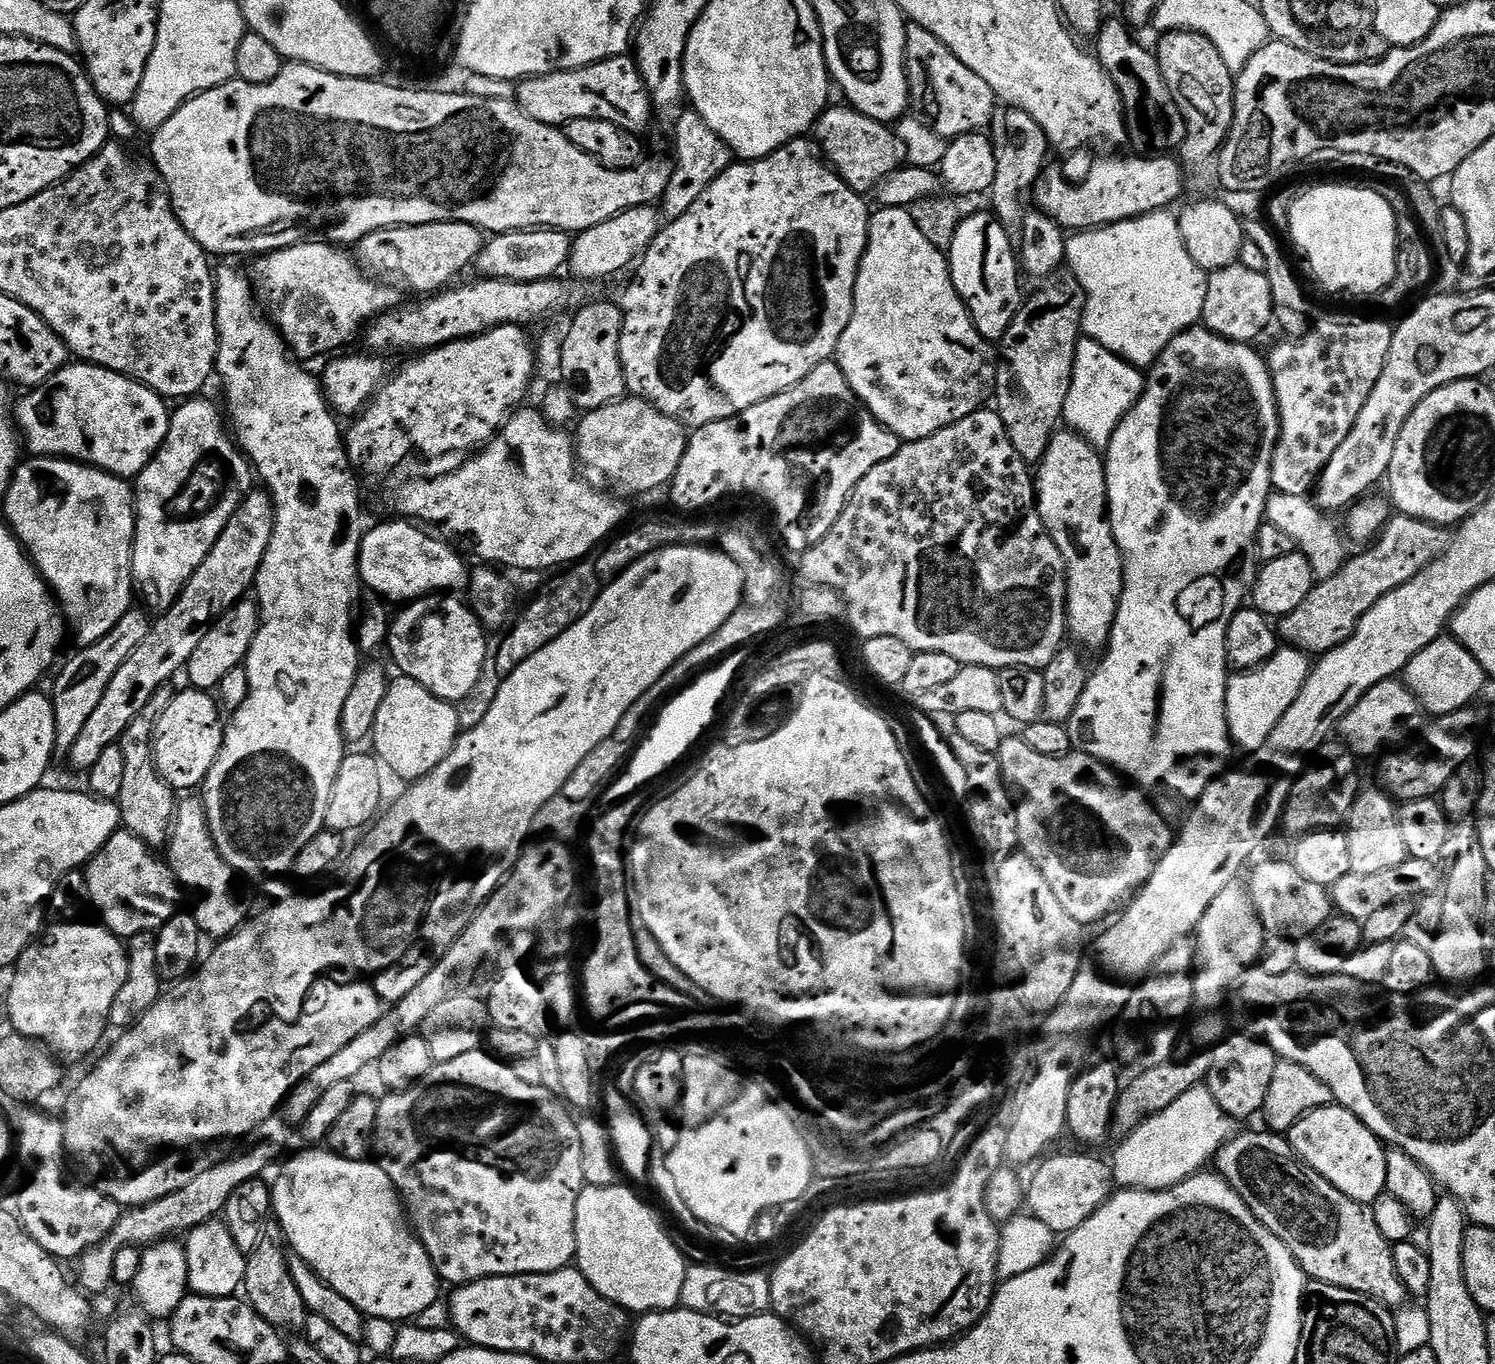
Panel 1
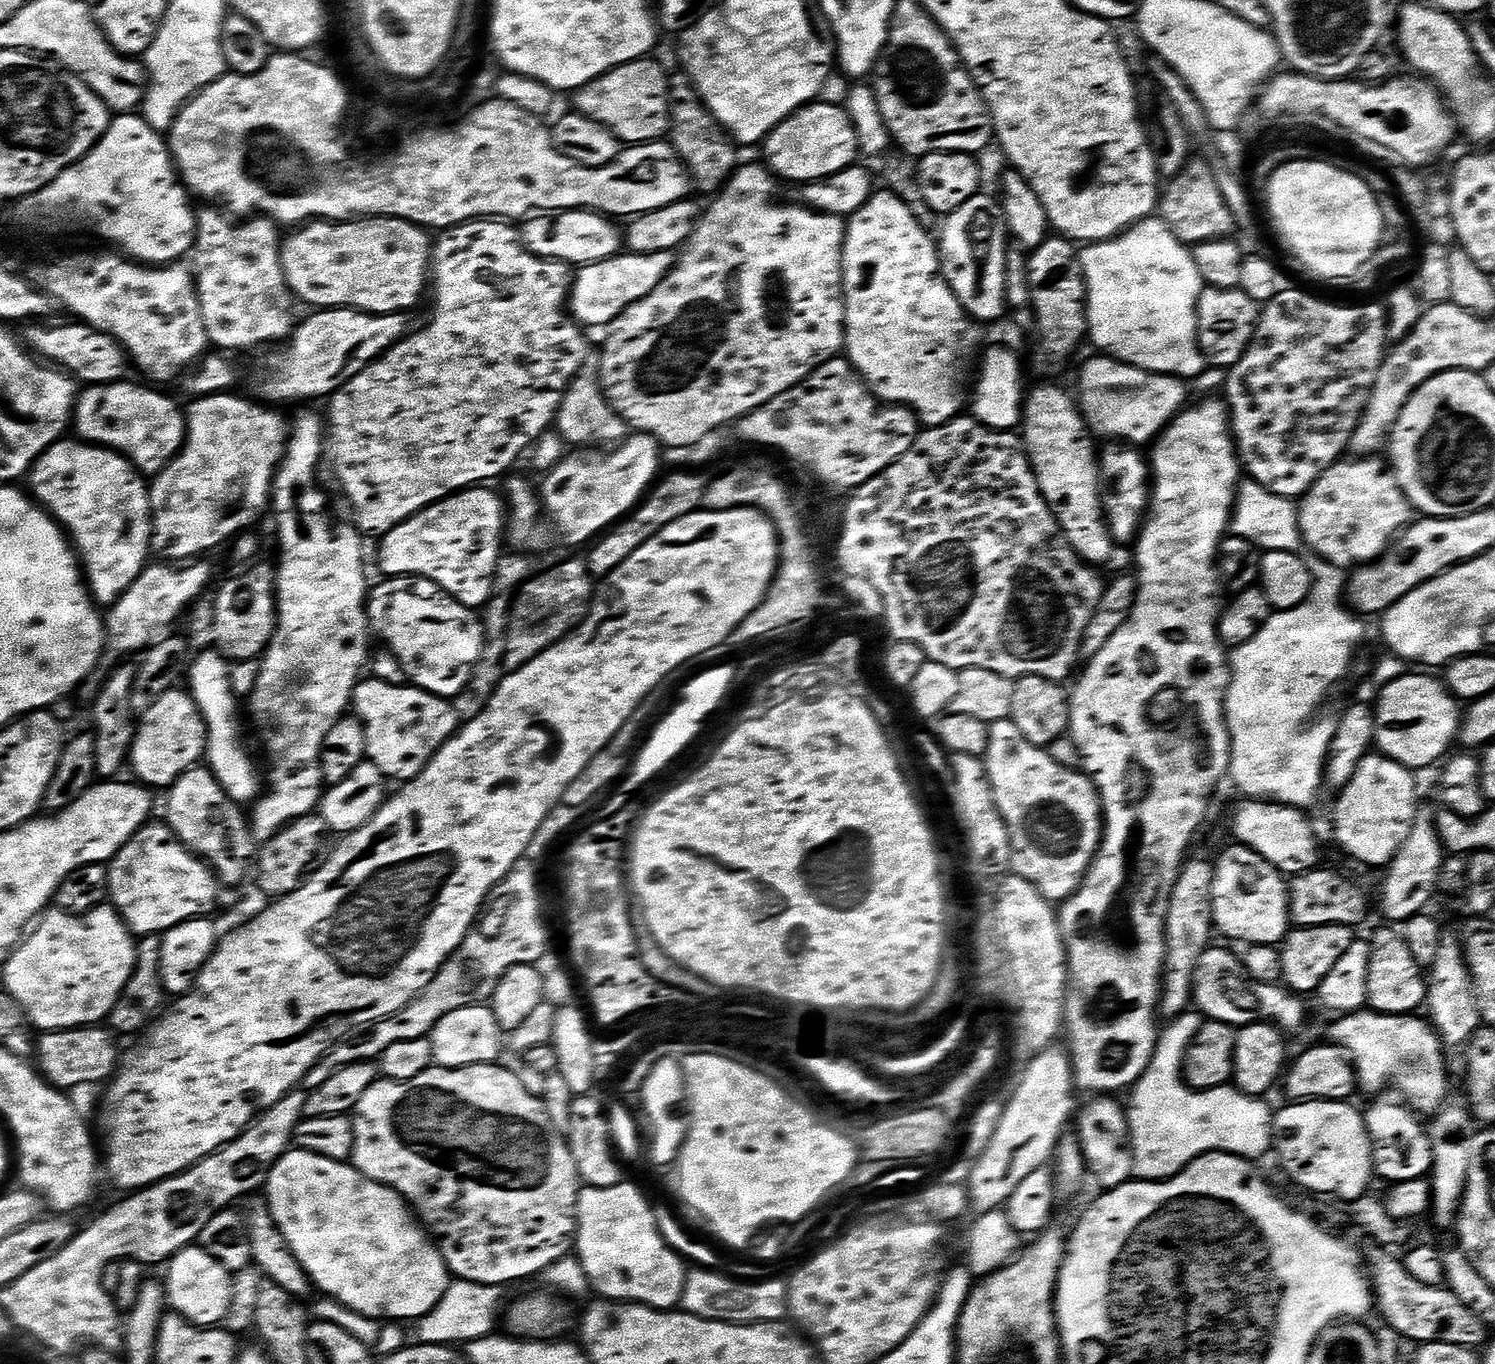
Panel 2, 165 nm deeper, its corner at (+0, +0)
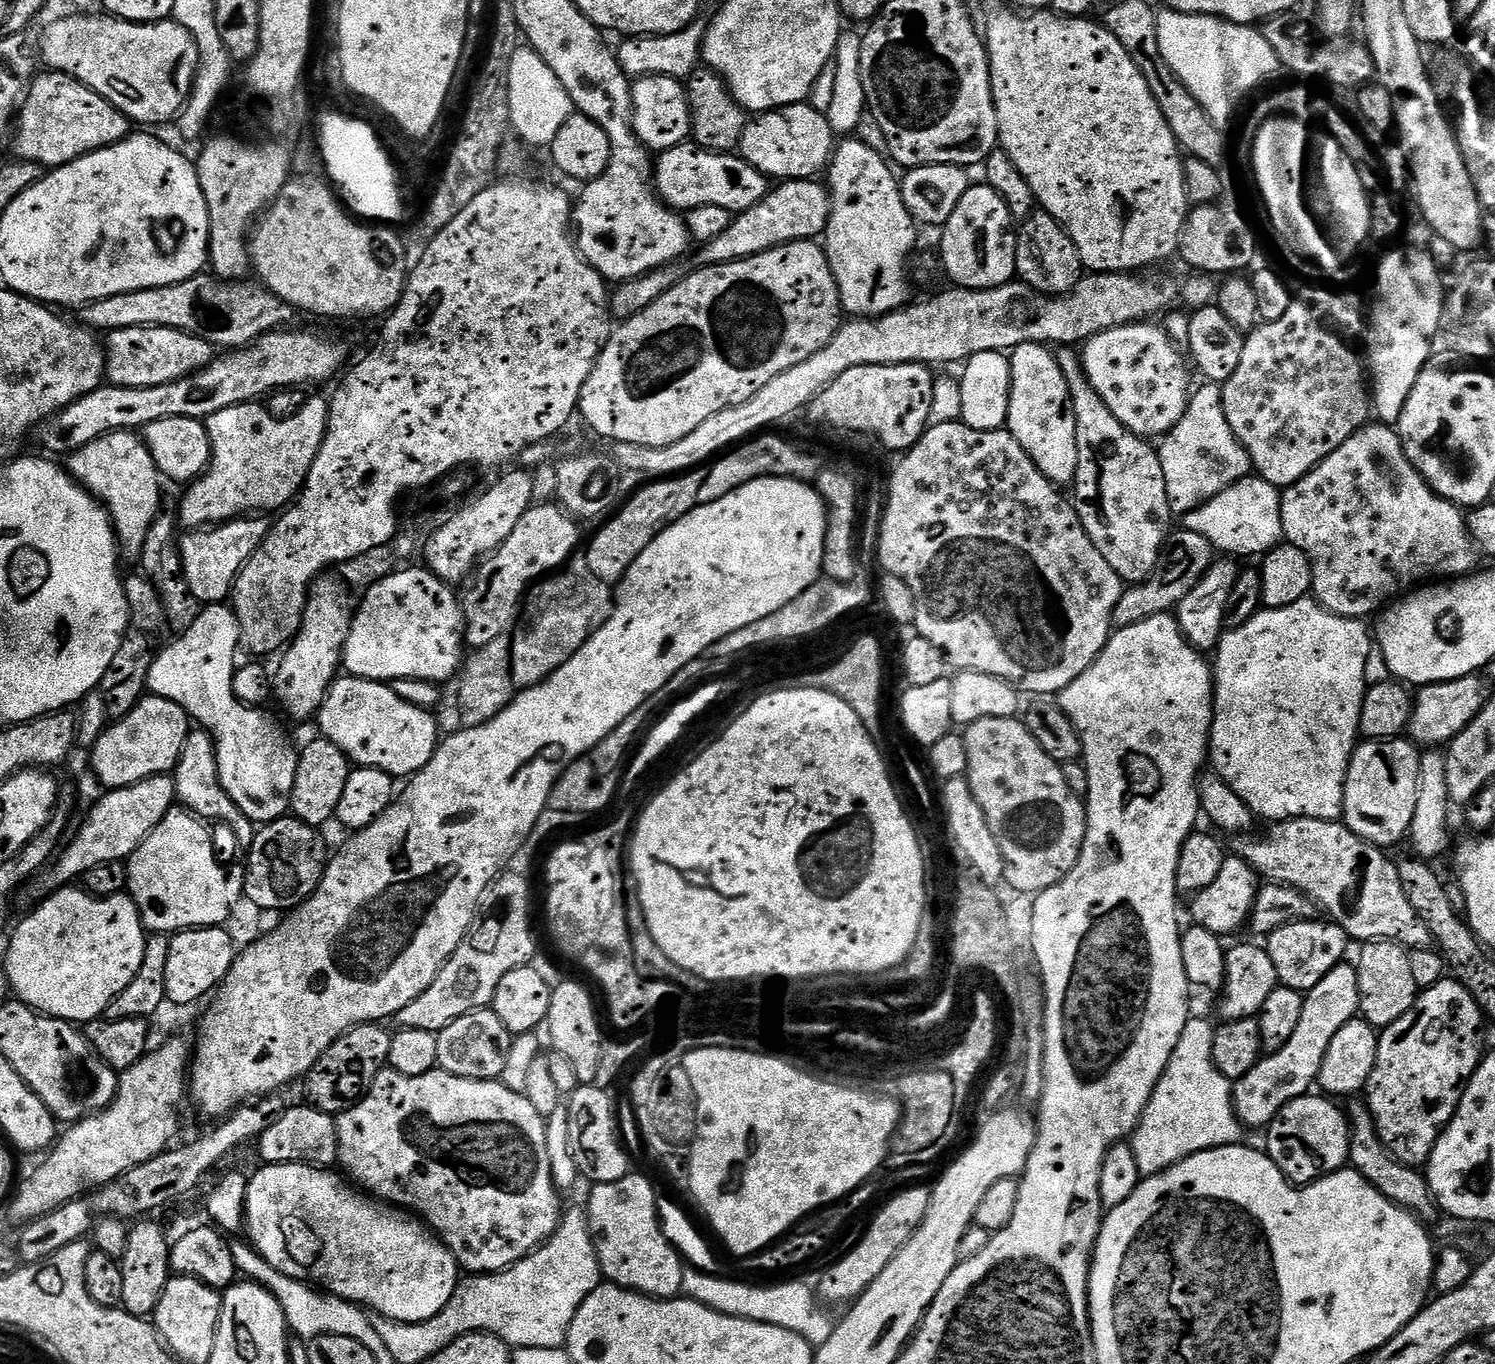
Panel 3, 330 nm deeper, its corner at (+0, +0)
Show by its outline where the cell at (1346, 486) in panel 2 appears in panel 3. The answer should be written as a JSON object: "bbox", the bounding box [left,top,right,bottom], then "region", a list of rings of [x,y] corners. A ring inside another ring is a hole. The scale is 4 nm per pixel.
{"bbox":[1280,423,1478,620],"region":[[[1369,423],[1357,430],[1350,438],[1346,438],[1346,442],[1342,442],[1342,446],[1338,446],[1338,450],[1334,450],[1334,454],[1330,454],[1330,458],[1326,458],[1317,468],[1310,470],[1310,474],[1306,474],[1306,478],[1294,482],[1294,486],[1283,489],[1280,497],[1280,509],[1282,510],[1284,540],[1293,544],[1298,550],[1302,550],[1312,567],[1311,595],[1326,610],[1351,620],[1368,618],[1371,612],[1379,613],[1389,602],[1403,597],[1405,593],[1415,589],[1421,582],[1432,582],[1437,578],[1459,578],[1477,571],[1478,568],[1478,564],[1476,564],[1478,549],[1468,534],[1468,522],[1460,505],[1452,504],[1446,498],[1442,498],[1426,483],[1422,474],[1418,474],[1418,470],[1410,462],[1410,458],[1406,458],[1406,450],[1400,441],[1399,431],[1387,424]]]}

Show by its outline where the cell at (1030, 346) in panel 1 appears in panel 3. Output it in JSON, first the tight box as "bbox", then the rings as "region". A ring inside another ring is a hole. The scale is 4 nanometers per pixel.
{"bbox":[1016,210,1082,296],"region":[[[1037,210],[1019,225],[1016,237],[1016,276],[1036,292],[1064,296],[1082,278],[1080,255],[1067,230],[1049,212]]]}

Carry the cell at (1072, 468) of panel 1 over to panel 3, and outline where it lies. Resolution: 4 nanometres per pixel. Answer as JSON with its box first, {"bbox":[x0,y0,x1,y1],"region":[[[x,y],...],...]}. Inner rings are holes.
{"bbox":[1006,344,1078,486],"region":[[[1023,344],[1010,352],[1012,385],[1006,417],[1006,431],[1030,454],[1034,466],[1057,486],[1071,485],[1078,470],[1078,438],[1074,434],[1074,410],[1062,366],[1046,344]]]}

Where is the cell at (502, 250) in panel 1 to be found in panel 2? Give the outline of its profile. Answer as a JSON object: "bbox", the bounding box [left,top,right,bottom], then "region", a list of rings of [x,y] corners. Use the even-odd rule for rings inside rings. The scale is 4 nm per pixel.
{"bbox":[520,208,622,266],"region":[[[575,208],[572,212],[536,214],[525,219],[520,228],[520,238],[524,241],[524,247],[543,260],[558,260],[569,266],[583,266],[621,255],[622,232],[612,224],[615,223],[599,212]]]}

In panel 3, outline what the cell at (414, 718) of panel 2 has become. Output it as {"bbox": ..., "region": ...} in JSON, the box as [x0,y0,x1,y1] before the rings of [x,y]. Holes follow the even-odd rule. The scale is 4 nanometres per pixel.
{"bbox":[318,674,442,778],"region":[[[344,674],[333,680],[324,695],[318,713],[319,735],[334,742],[353,765],[377,768],[393,778],[411,778],[430,762],[442,739],[442,731],[432,715],[429,709],[398,698],[387,683]]]}

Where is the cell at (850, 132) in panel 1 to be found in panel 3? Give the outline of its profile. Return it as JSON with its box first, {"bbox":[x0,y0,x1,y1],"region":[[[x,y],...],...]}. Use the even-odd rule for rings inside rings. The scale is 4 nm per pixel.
{"bbox":[739,102,838,182],"region":[[[808,102],[791,104],[772,112],[759,113],[755,118],[749,119],[740,139],[739,155],[762,175],[776,182],[811,180],[823,173],[831,161],[838,140],[827,115],[810,105]]]}

